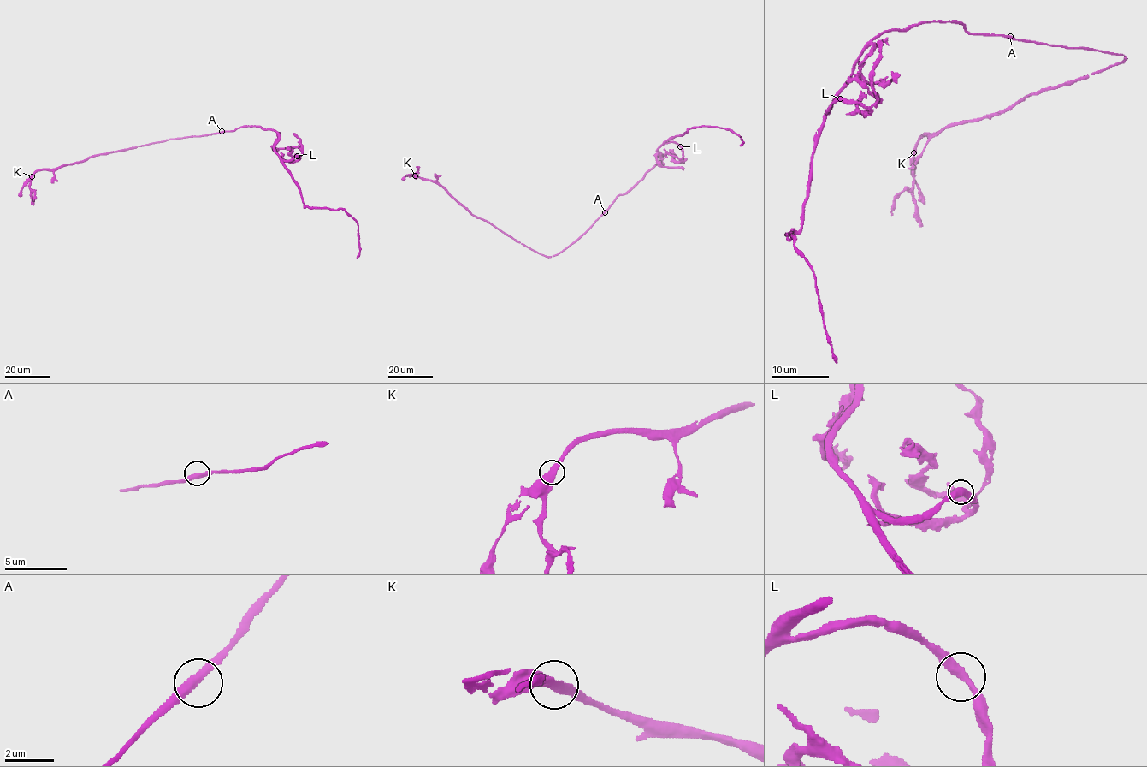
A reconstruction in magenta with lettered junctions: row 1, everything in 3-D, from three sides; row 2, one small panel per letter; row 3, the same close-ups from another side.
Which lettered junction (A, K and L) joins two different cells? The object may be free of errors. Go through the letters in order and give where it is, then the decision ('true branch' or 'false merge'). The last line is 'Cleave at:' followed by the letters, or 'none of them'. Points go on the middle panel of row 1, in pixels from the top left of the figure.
A: place (605, 212); true branch
K: place (415, 175); true branch
L: place (680, 146); true branch
Cleave at: none of them

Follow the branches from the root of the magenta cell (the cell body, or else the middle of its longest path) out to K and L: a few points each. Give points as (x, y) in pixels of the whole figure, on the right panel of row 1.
K: (1008, 38), (1093, 49), (1125, 59), (1078, 80), (1027, 95), (997, 114), (926, 133), (913, 152)
L: (1008, 38), (971, 34), (955, 21), (884, 30), (861, 53), (827, 110), (840, 99)

